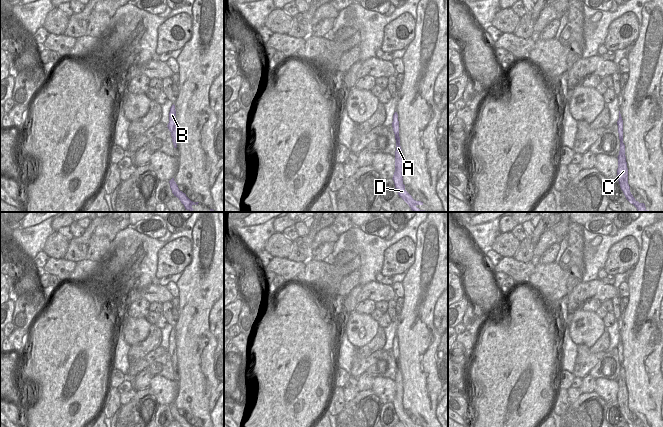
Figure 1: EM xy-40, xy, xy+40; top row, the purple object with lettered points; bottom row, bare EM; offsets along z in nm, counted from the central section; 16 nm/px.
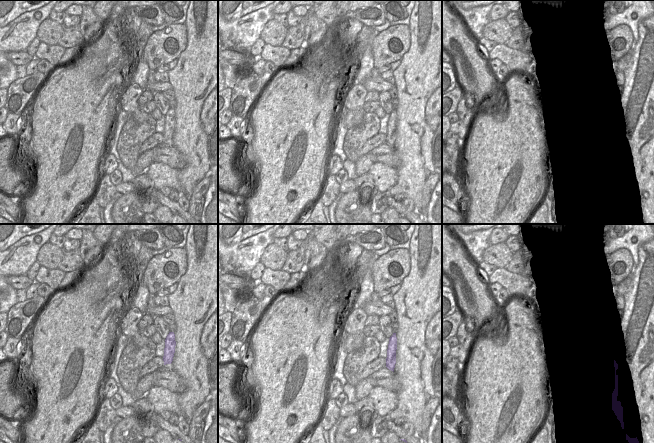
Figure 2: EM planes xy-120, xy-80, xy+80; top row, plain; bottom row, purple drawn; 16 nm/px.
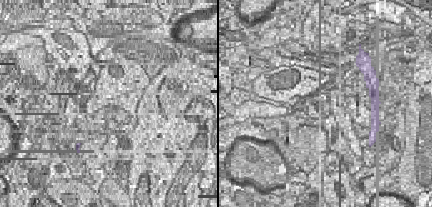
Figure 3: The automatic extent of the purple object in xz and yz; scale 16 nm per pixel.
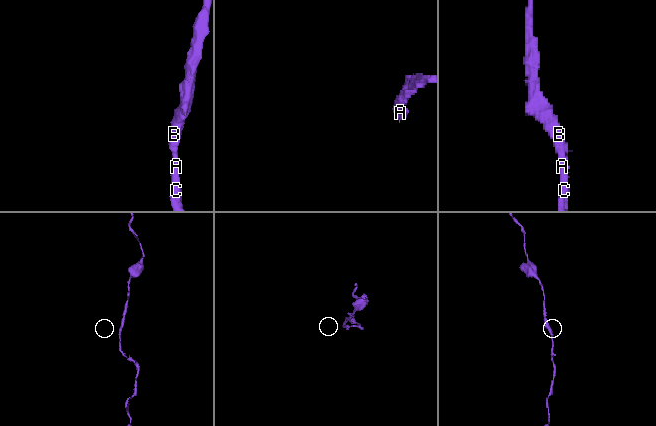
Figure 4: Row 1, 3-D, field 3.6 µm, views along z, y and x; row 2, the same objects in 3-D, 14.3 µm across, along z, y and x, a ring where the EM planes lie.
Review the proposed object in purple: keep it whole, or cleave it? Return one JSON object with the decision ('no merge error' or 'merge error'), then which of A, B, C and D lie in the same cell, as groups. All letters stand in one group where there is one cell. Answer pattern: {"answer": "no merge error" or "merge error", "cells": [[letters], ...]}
{"answer": "no merge error", "cells": [["A", "B", "C", "D"]]}

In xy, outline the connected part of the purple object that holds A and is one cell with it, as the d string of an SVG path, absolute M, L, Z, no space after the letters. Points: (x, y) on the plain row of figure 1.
M395 336L393 339L392 351L396 363L395 396L392 402L395 412L398 416L399 421L401 421L406 427L423 427L421 425L414 424L412 420L405 414L405 409L403 408L403 383L402 373L400 370L399 345L397 336Z

